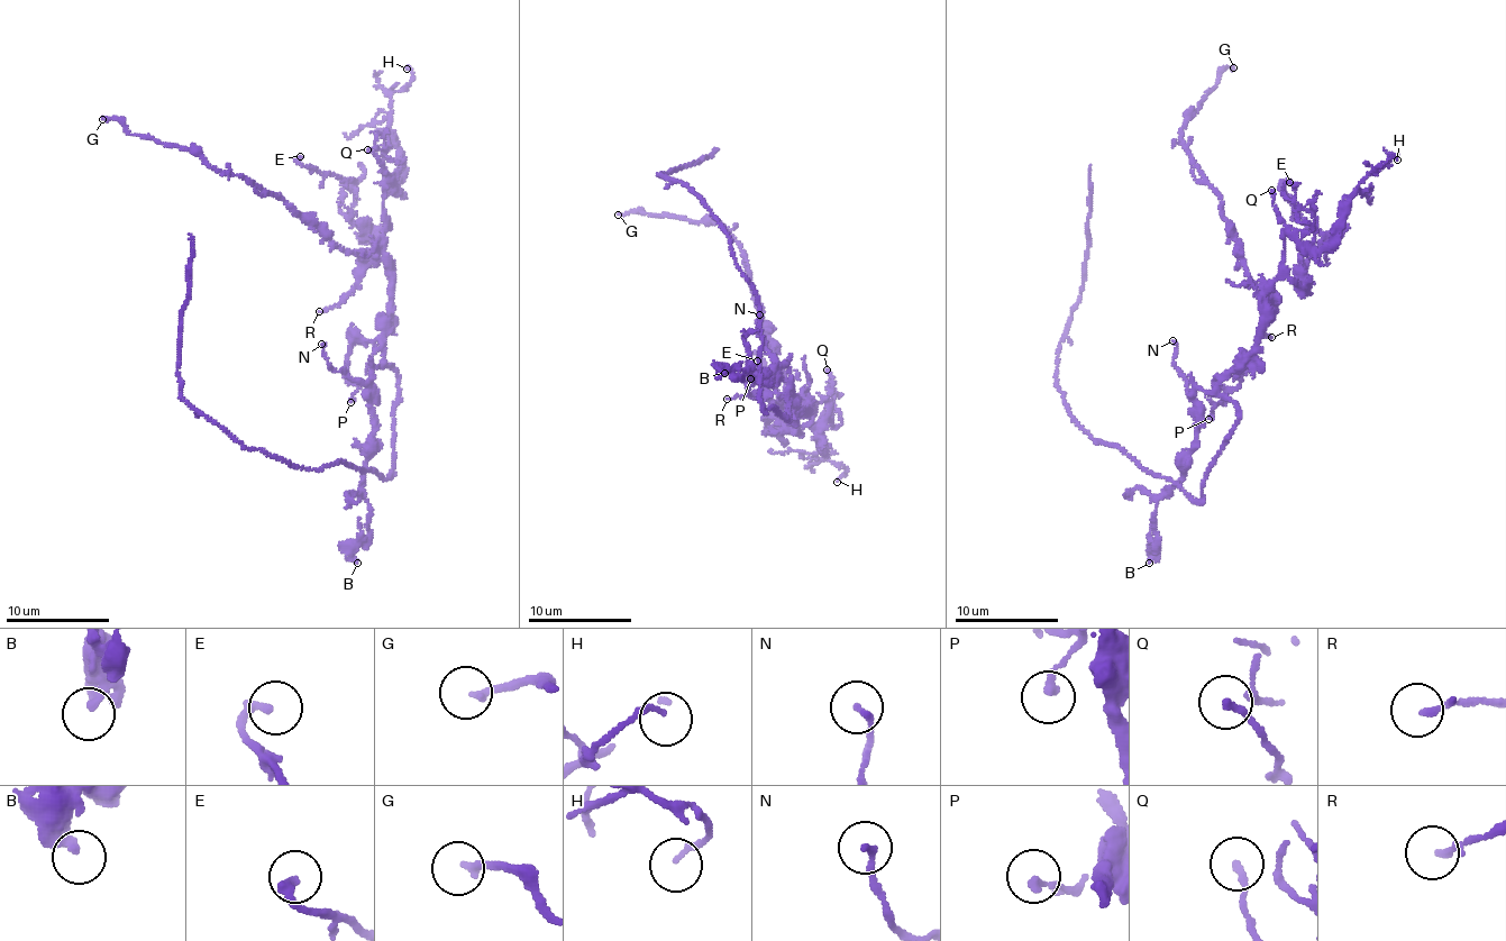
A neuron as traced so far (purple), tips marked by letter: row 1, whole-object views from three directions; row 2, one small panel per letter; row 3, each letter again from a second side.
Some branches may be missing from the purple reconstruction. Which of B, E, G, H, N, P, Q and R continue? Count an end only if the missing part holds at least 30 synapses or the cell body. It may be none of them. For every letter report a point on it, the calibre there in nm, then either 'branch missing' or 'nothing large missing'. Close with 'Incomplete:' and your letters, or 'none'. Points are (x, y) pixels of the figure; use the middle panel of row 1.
B: at (724, 373); 340 nm thick; nothing large missing
E: at (757, 361); 240 nm thick; nothing large missing
G: at (618, 215); 180 nm thick; nothing large missing
H: at (837, 482); 150 nm thick; nothing large missing
N: at (759, 314); 170 nm thick; nothing large missing
P: at (750, 378); 220 nm thick; nothing large missing
Q: at (827, 369); 150 nm thick; nothing large missing
R: at (727, 399); 180 nm thick; nothing large missing
Incomplete: none

